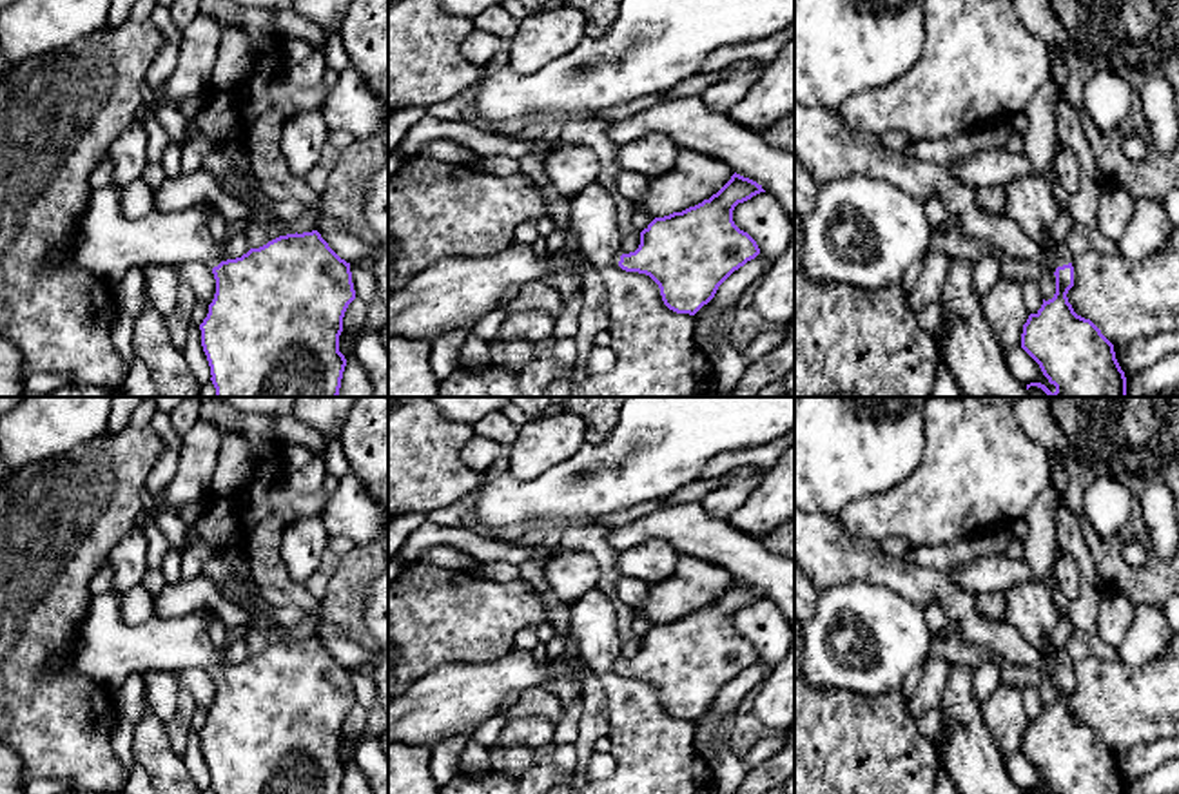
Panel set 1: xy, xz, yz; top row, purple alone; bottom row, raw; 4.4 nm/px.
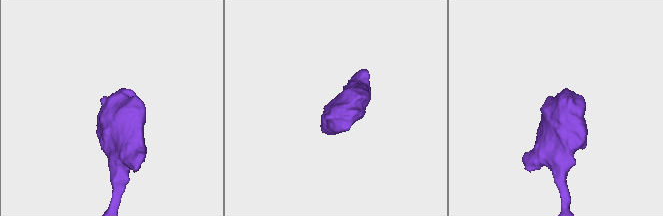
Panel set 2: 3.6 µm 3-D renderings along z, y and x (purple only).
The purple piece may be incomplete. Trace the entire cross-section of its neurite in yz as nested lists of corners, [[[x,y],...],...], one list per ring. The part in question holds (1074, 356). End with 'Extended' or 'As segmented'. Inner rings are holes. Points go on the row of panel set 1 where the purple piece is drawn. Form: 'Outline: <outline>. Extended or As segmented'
Outline: [[[1034,174],[1012,179],[1005,194],[1005,216],[1041,250],[1052,250],[1057,261],[1056,294],[1048,301],[1043,299],[1041,308],[1028,315],[1021,334],[1021,348],[1039,364],[1056,392],[1041,382],[1030,382],[1027,390],[1038,386],[1047,397],[1126,397],[1126,377],[1114,344],[1068,303],[1074,256],[1065,243],[1048,237],[1059,216],[1052,187]]]. Extended

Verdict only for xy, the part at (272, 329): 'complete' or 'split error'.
split error

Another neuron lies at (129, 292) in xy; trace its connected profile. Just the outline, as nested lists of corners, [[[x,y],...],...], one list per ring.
[[[134,266],[127,270],[122,281],[114,286],[114,295],[120,314],[136,319],[149,301],[143,290],[143,268]]]

